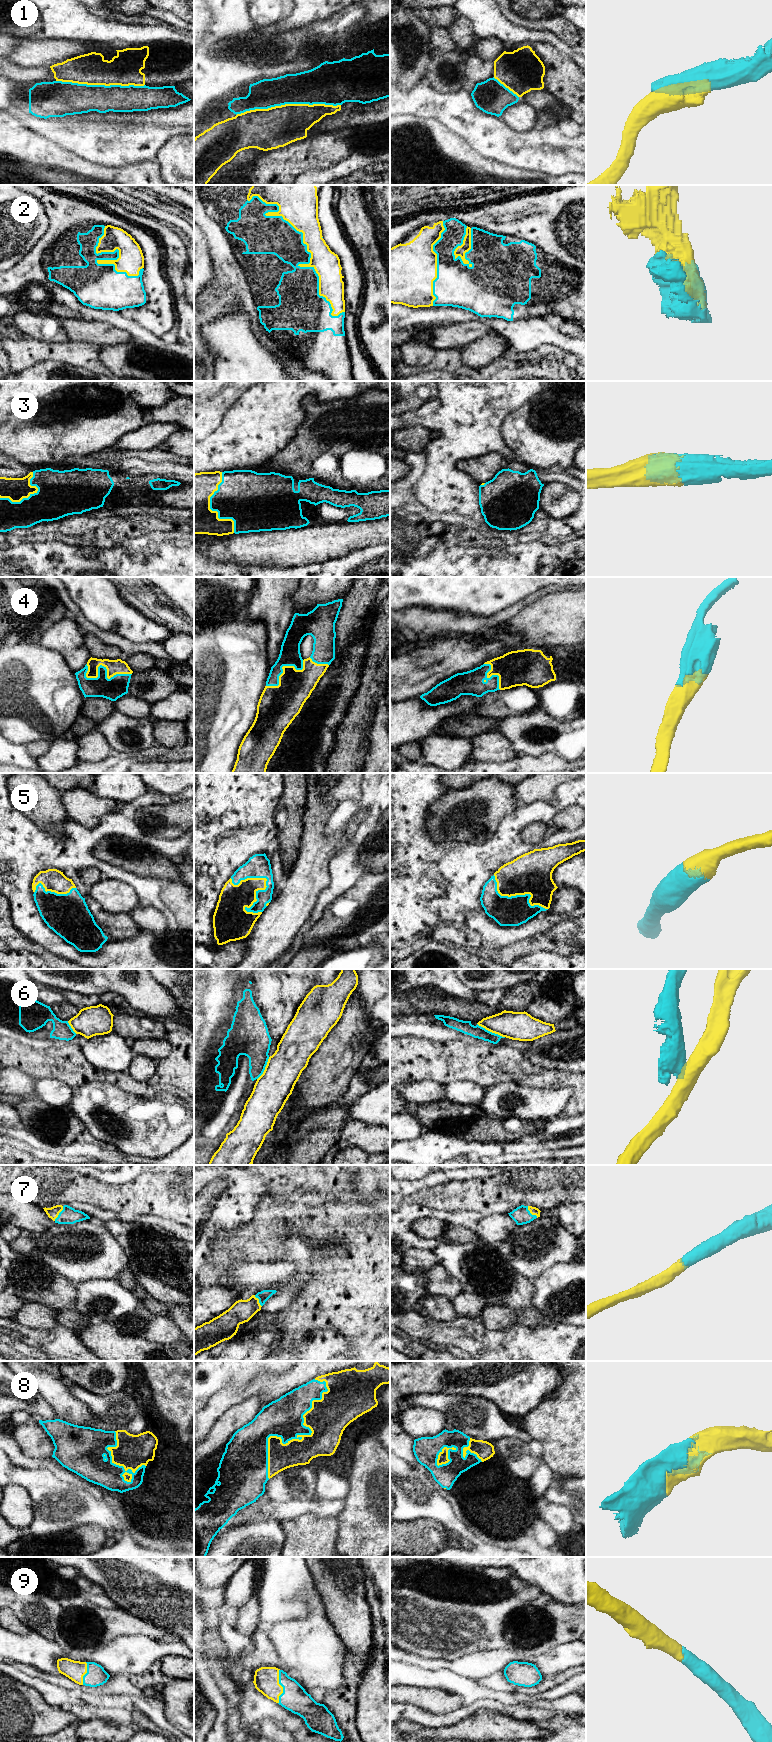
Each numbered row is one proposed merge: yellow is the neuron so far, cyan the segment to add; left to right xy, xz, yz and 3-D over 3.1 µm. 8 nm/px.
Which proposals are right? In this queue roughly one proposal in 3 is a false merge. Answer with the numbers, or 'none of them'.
2, 3, 4, 5, 7, 8, 9

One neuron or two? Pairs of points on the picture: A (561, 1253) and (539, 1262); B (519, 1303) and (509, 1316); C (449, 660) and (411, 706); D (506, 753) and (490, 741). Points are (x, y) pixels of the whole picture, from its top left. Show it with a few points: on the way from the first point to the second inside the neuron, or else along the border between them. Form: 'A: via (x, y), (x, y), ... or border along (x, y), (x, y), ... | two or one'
A: via (556, 1253), (548, 1253), (544, 1257) | one
B: border along (491, 1304), (510, 1307), (517, 1311) | two
C: border along (419, 696), (400, 701) | two
D: via (502, 750), (494, 745) | one

